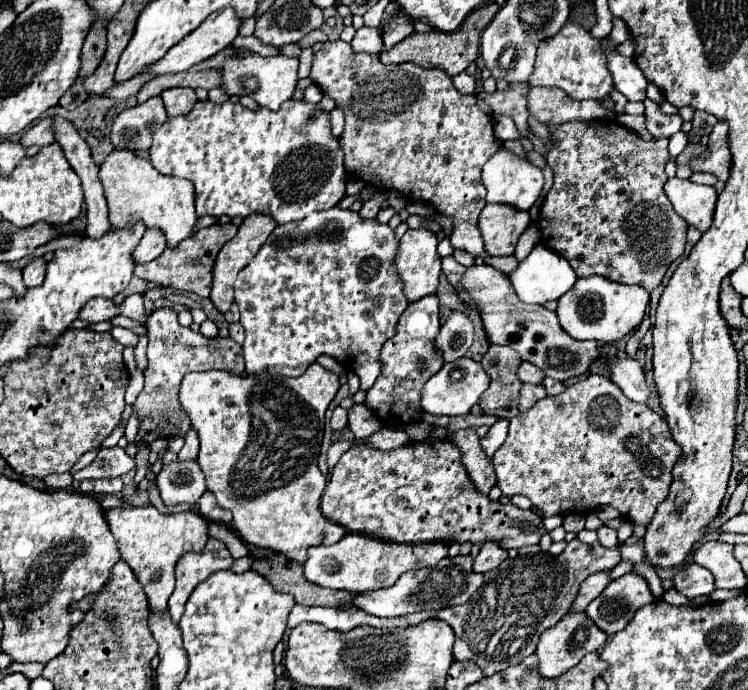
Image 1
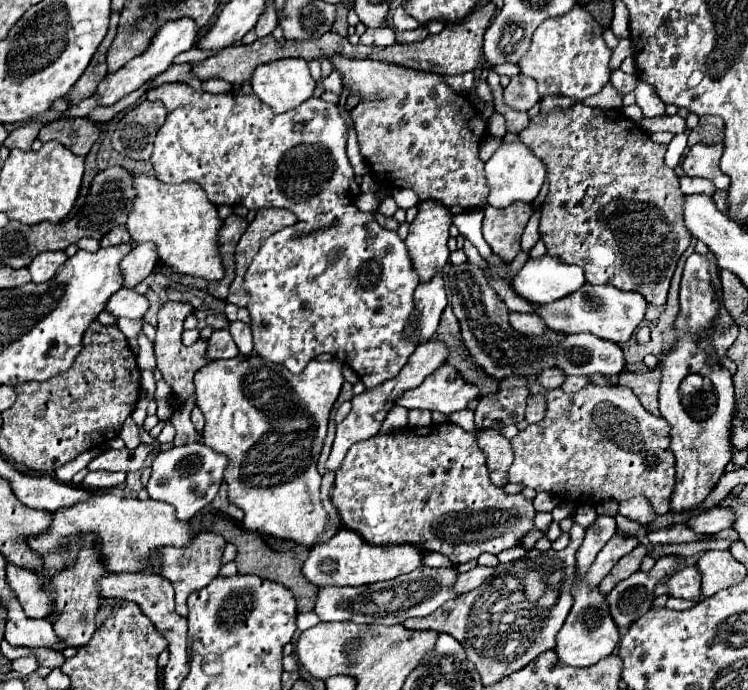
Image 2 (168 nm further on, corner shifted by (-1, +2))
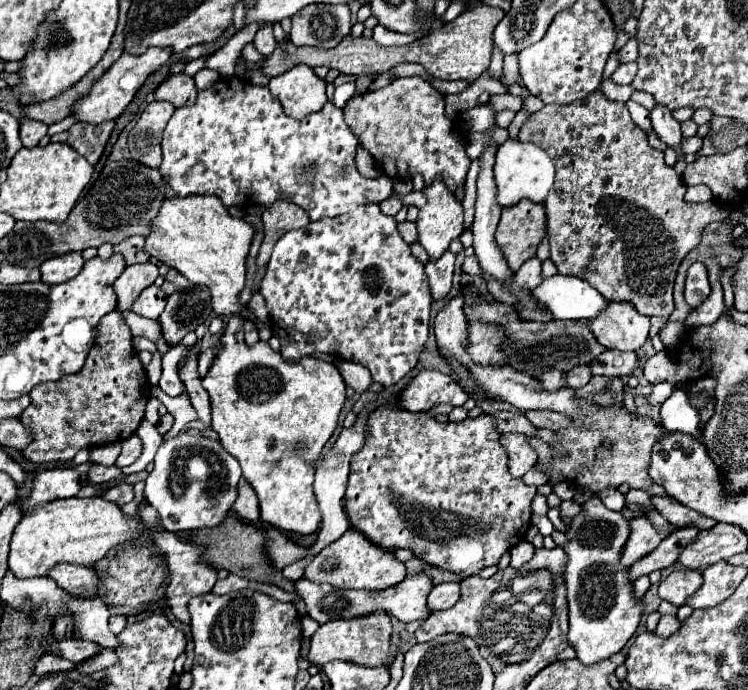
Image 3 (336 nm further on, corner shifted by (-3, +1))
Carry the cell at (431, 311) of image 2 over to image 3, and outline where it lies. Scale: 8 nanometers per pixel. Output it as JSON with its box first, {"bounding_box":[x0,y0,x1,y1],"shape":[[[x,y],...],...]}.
{"bounding_box":[425,251,455,301],"shape":[[[445,251],[445,255],[441,255],[437,261],[429,261],[425,265],[431,297],[435,301],[447,297],[453,279],[453,265],[455,265],[455,255],[451,251]]]}

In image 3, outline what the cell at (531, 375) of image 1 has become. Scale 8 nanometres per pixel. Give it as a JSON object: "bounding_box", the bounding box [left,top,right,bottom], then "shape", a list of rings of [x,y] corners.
{"bounding_box":[565,365,591,389],"shape":[[[577,365],[577,367],[573,367],[569,373],[565,373],[565,383],[567,383],[567,387],[571,387],[571,389],[583,387],[589,379],[591,379],[591,371],[589,371],[587,365]]]}

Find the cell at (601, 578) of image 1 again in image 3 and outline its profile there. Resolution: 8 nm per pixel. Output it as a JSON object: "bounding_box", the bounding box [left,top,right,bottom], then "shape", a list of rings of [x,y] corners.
{"bounding_box":[629,527,699,581],"shape":[[[695,527],[673,531],[669,537],[665,537],[659,543],[659,547],[655,547],[651,553],[647,553],[645,557],[641,557],[639,561],[635,561],[629,567],[629,581],[639,579],[641,575],[649,575],[655,569],[663,569],[663,567],[673,565],[677,561],[679,553],[693,541],[697,531],[699,529],[695,529]]]}

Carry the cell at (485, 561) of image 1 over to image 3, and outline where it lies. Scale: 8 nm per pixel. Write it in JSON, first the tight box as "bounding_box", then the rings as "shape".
{"bounding_box":[427,583,461,611],"shape":[[[441,583],[435,585],[433,591],[429,593],[427,605],[431,611],[449,609],[459,601],[459,597],[461,597],[461,583]]]}

